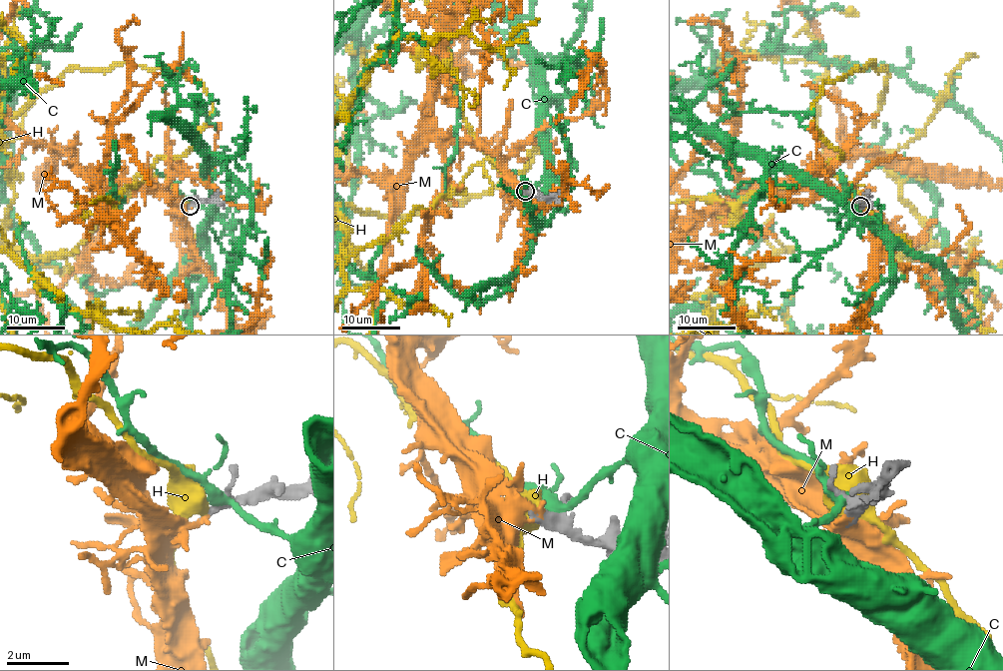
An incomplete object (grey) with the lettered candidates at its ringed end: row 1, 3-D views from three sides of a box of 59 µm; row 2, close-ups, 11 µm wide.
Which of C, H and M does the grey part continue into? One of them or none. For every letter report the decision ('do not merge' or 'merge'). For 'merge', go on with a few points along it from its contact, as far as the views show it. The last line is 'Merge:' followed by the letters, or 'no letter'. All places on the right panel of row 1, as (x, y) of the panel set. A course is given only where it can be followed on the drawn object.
C: do not merge
H: do not merge
M: merge
Merge: M

